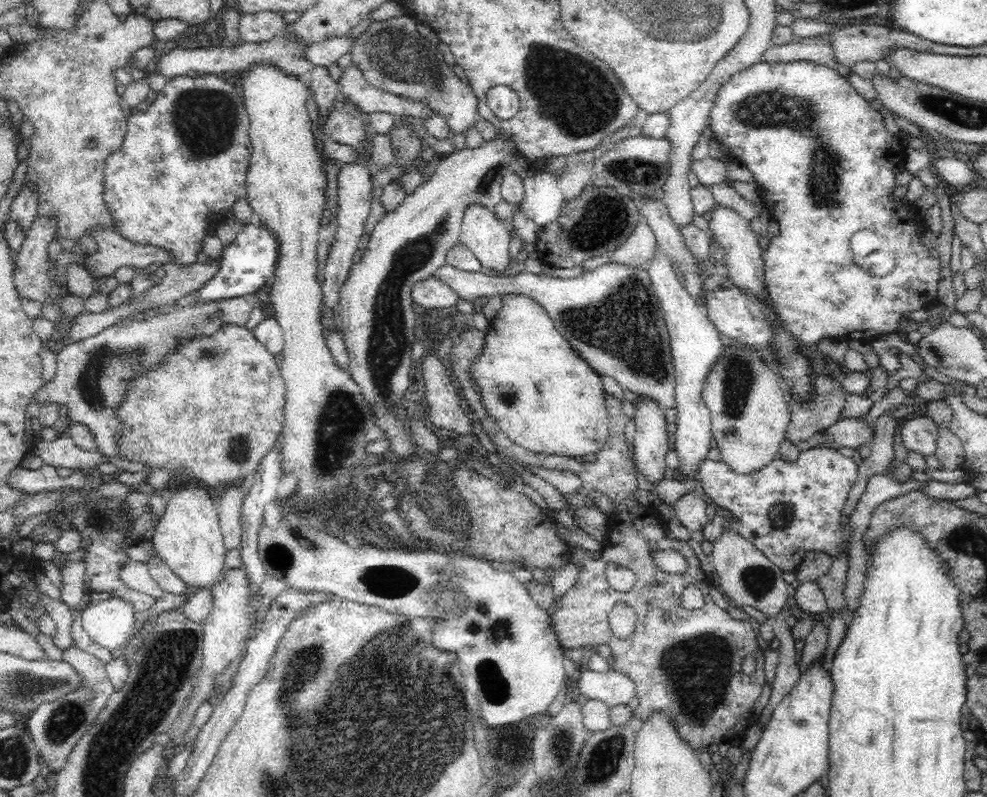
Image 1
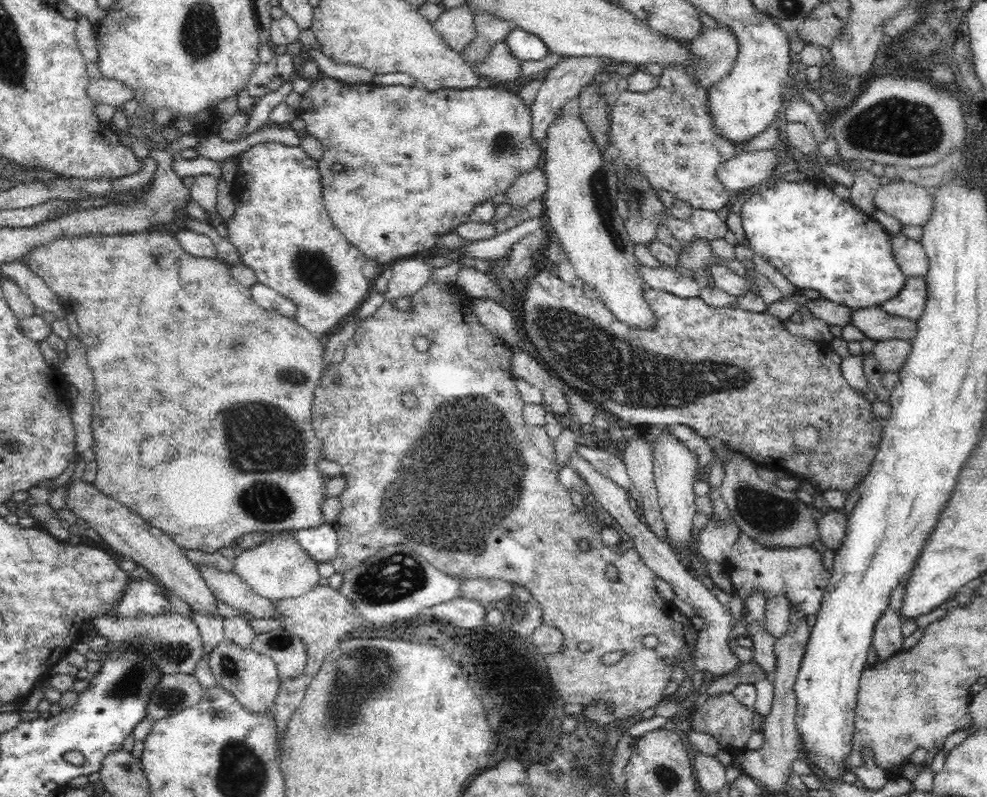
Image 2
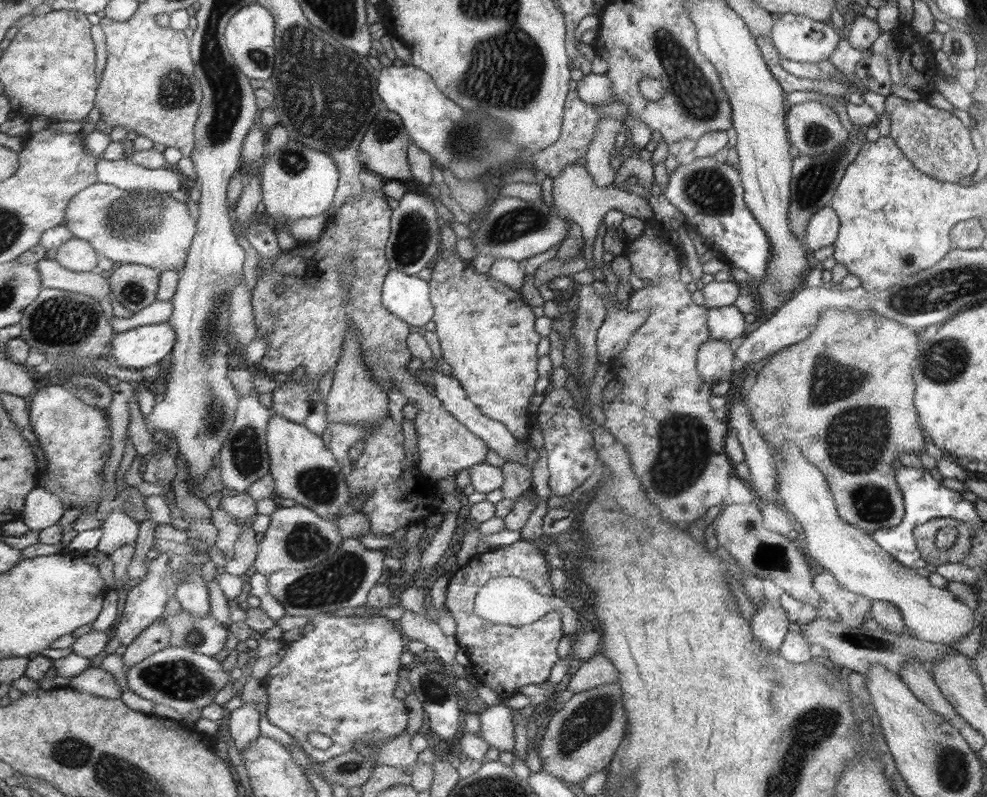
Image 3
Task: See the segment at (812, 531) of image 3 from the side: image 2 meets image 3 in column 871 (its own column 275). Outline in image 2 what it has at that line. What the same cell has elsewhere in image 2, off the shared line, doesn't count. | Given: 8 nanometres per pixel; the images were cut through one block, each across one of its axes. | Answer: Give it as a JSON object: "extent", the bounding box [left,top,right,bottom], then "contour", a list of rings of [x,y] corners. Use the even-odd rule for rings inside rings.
{"extent":[232,530,323,601],"contour":[[[290,530],[280,532],[270,540],[238,552],[232,562],[235,574],[256,594],[271,601],[302,596],[323,583],[317,570],[317,561],[300,547]]]}

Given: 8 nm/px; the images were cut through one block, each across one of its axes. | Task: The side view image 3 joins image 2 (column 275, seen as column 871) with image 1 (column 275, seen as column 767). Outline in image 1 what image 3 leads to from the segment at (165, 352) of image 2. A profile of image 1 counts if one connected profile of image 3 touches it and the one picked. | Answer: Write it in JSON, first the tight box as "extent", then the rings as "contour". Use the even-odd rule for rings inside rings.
{"extent":[117,324,285,491],"contour":[[[226,324],[212,336],[182,340],[176,352],[162,360],[161,367],[128,382],[126,400],[117,409],[123,422],[123,432],[118,437],[119,456],[145,465],[148,471],[157,467],[182,469],[171,482],[193,478],[211,491],[224,490],[258,469],[262,458],[281,437],[285,394],[285,382],[274,357],[245,326]]]}

